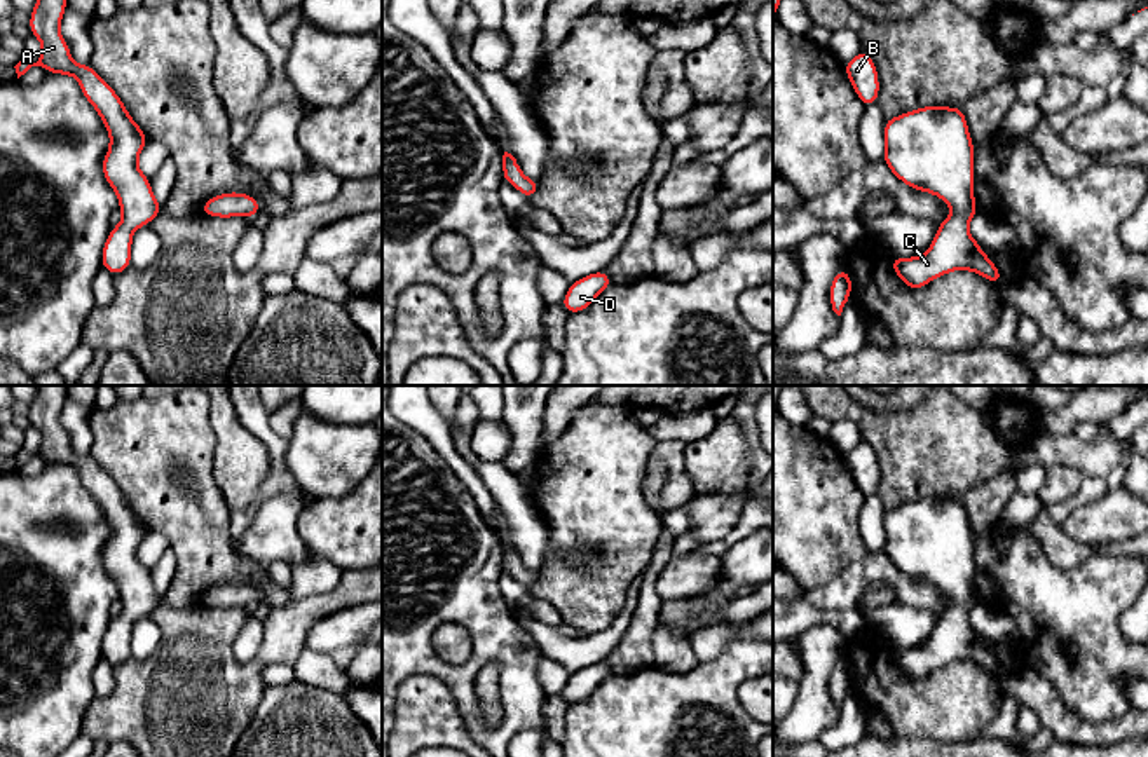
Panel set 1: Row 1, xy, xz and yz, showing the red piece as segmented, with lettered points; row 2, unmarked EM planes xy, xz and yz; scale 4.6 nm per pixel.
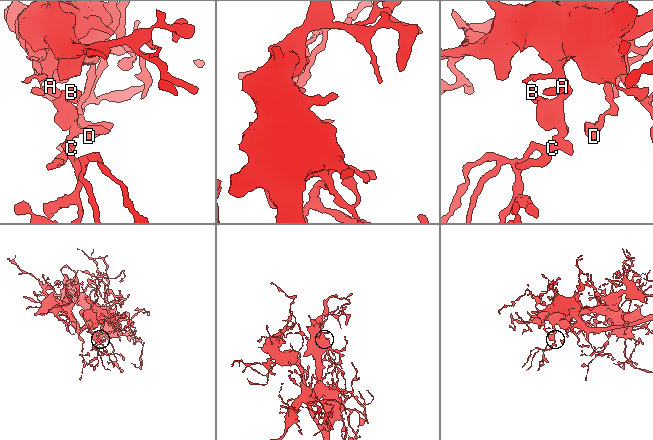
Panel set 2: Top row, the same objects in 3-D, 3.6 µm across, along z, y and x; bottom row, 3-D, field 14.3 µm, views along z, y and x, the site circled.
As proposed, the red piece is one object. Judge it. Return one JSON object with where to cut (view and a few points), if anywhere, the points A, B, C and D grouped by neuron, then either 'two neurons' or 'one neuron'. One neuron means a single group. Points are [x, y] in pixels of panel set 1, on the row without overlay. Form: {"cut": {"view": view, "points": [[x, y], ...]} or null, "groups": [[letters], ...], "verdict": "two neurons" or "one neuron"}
{"cut": null, "groups": [["A", "B", "C", "D"]], "verdict": "one neuron"}

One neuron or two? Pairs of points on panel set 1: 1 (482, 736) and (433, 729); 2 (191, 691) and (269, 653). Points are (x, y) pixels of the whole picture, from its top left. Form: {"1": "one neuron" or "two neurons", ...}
{"1": "two neurons", "2": "one neuron"}

